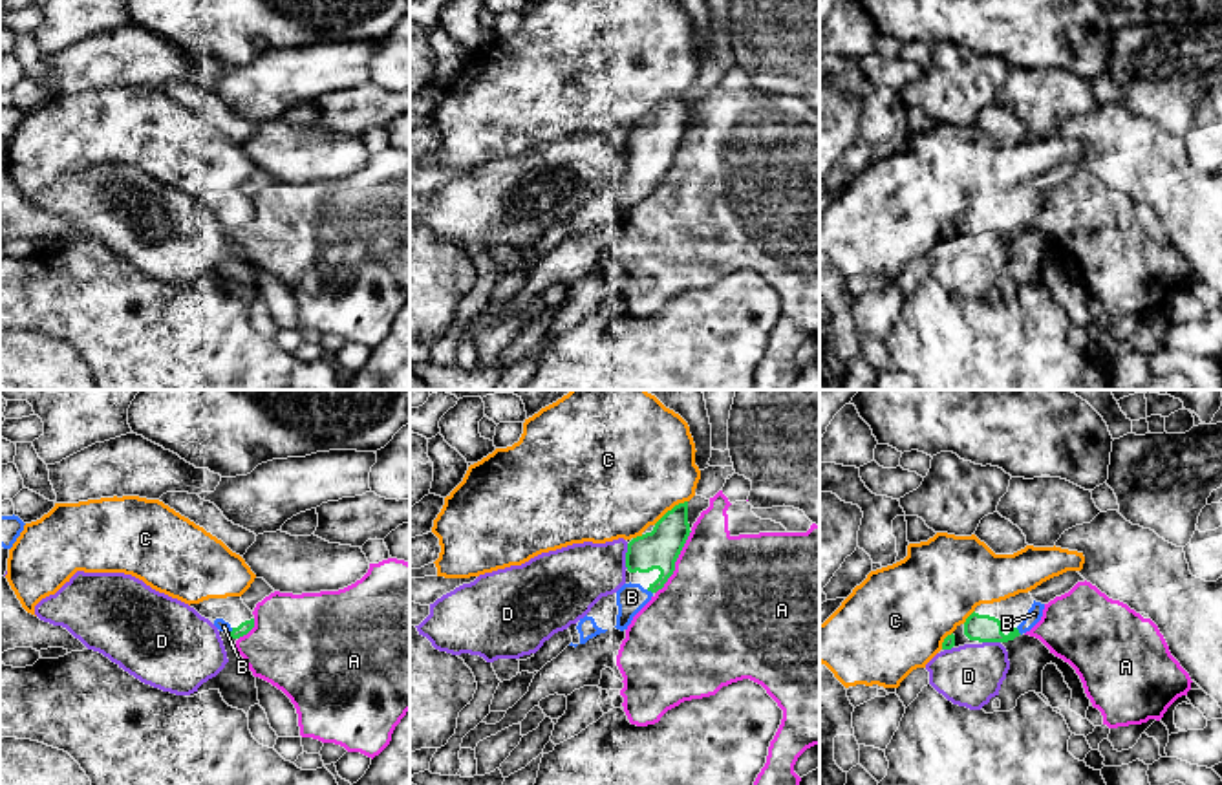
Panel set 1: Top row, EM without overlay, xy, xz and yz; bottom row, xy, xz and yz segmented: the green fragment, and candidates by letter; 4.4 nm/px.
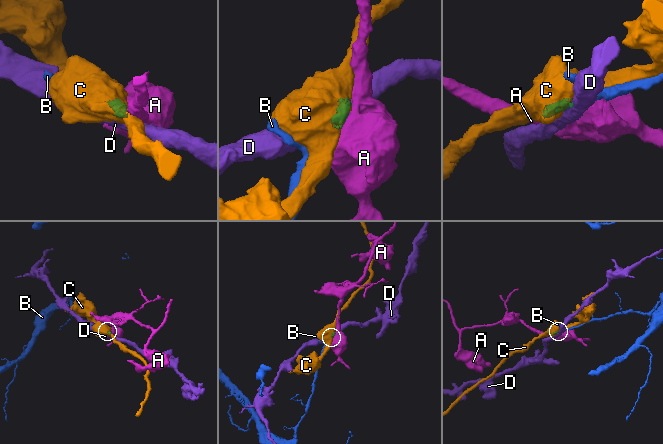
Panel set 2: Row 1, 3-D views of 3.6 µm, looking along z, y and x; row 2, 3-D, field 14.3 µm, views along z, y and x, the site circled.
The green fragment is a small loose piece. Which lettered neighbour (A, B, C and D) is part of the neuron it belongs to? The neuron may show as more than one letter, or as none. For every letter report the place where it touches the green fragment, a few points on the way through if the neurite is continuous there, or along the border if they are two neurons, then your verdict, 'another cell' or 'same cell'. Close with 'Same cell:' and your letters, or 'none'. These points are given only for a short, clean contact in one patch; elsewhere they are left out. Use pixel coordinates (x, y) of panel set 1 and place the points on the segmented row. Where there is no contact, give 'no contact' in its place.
A: meets green in xz at (675, 560); another cell
B: meets green in yz at (1018, 632); same cell
C: meets green in xz at (672, 509); another cell
D: meets green in xz at (626, 557); another cell
Same cell: B

